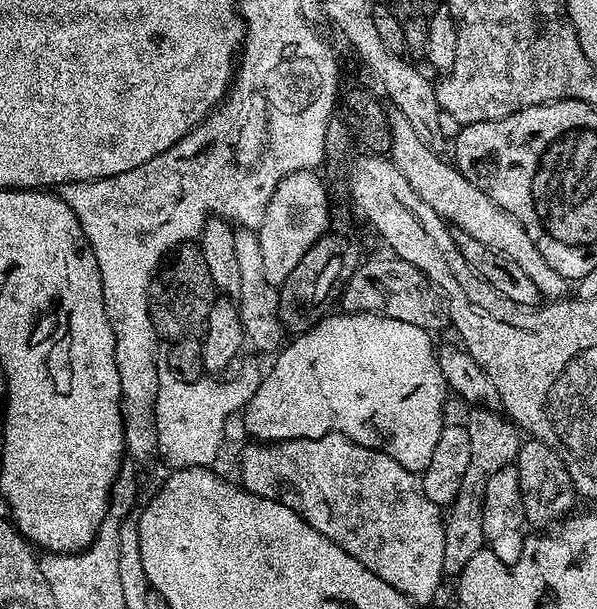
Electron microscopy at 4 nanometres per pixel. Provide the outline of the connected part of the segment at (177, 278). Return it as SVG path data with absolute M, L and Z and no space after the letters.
M199 243L182 244L159 269L158 278L153 280L152 289L148 291L152 325L161 337L179 338L199 333L207 325L208 315L217 299L218 289L210 278L210 270L206 267L206 258L202 258Z

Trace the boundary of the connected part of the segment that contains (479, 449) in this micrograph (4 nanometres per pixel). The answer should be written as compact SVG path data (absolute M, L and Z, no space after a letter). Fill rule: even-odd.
M476 406L471 409L466 427L470 434L470 462L466 465L466 475L462 478L462 486L458 490L458 498L447 509L444 516L444 570L449 577L459 577L460 571L485 548L484 531L482 530L482 510L486 482L490 482L490 474L502 470L502 466L513 463L520 453L522 432L517 425L499 411L491 412L488 406Z

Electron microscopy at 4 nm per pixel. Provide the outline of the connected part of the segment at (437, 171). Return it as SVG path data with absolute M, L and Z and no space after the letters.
M393 111L388 121L392 135L391 162L398 166L398 170L402 170L406 182L414 186L414 194L418 194L418 198L422 198L426 206L433 208L457 231L470 234L470 238L482 242L482 246L490 246L490 250L510 258L510 262L515 262L525 272L526 278L530 278L530 282L538 286L541 297L555 302L569 295L570 281L558 274L558 270L554 270L554 266L550 266L546 258L542 258L542 250L534 246L534 238L526 234L526 226L522 226L522 222L518 222L514 214L502 210L498 202L490 199L474 182L467 180L455 163L448 161L447 164L441 153L430 150L430 146L426 146L426 142L418 138L414 126L410 126L410 122L400 112Z

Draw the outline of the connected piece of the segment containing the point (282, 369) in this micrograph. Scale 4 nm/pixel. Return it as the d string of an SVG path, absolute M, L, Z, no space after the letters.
M340 310L337 313L337 316L325 316L310 331L297 335L293 344L285 343L280 349L272 373L257 383L255 394L243 409L245 430L256 442L309 440L328 432L340 432L356 444L394 458L398 466L423 474L426 466L430 466L434 446L438 446L438 434L446 423L446 385L437 345L432 345L433 333L373 312Z

